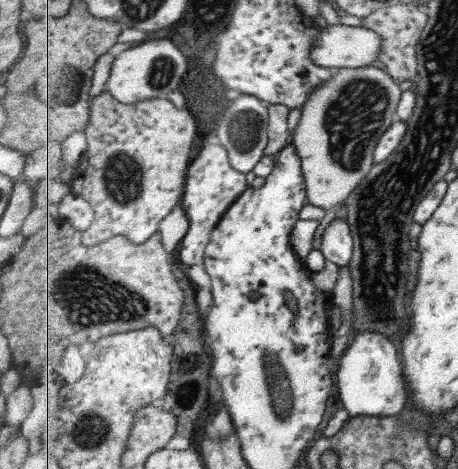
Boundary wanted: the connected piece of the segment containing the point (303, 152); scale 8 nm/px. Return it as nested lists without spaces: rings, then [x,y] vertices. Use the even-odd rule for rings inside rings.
[[[363,66],[337,68],[332,80],[309,96],[291,139],[301,157],[309,203],[331,211],[356,192],[374,166],[374,152],[381,136],[393,123],[401,121],[397,108],[403,93],[387,71]]]

